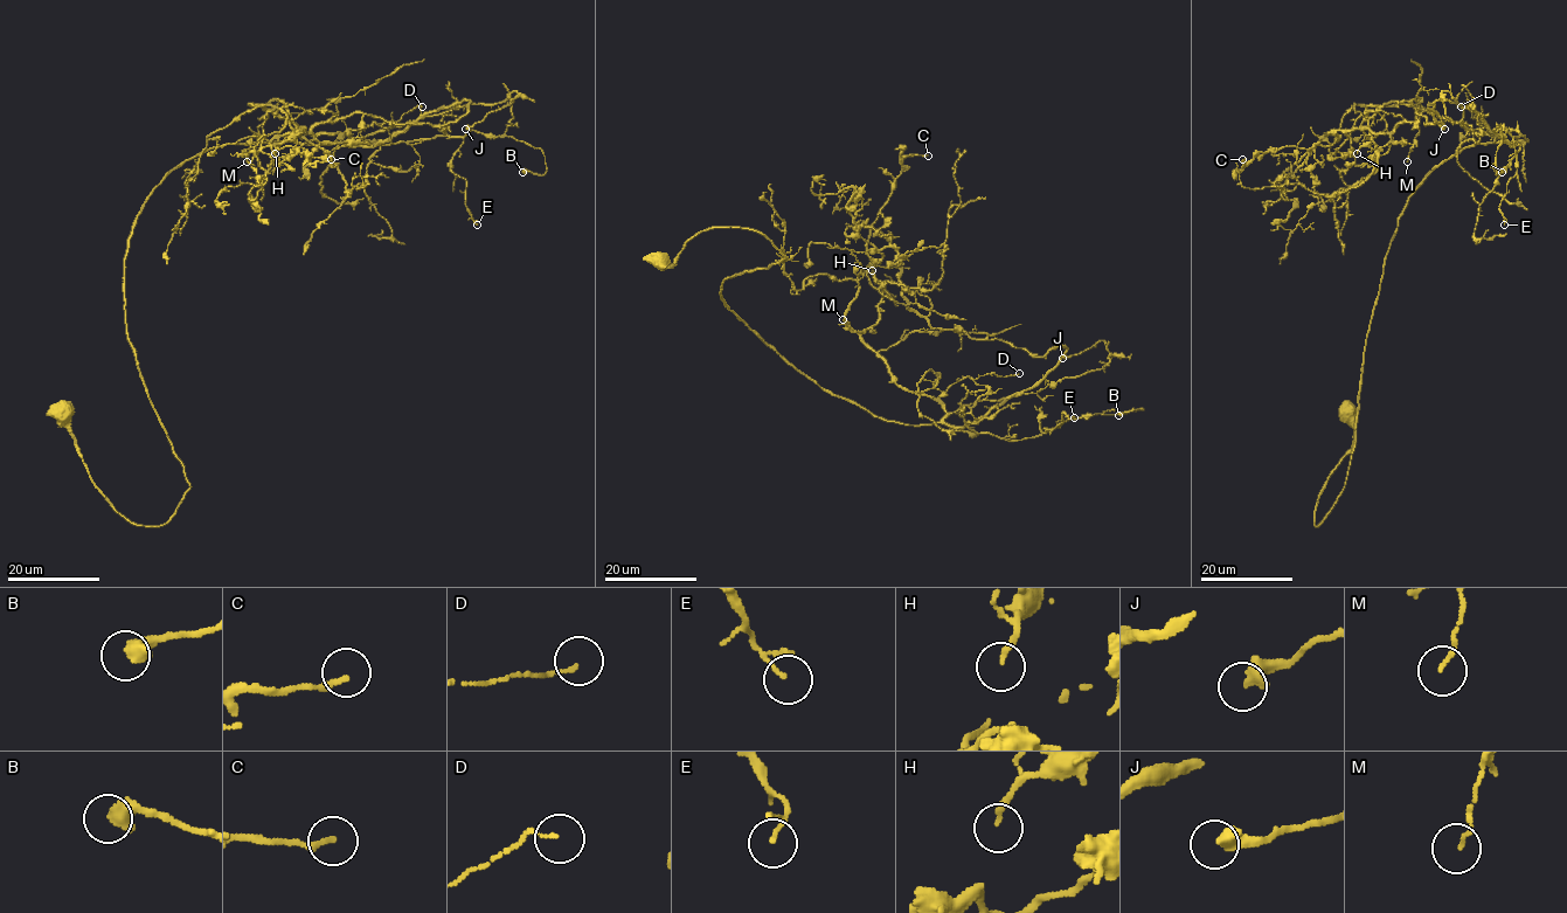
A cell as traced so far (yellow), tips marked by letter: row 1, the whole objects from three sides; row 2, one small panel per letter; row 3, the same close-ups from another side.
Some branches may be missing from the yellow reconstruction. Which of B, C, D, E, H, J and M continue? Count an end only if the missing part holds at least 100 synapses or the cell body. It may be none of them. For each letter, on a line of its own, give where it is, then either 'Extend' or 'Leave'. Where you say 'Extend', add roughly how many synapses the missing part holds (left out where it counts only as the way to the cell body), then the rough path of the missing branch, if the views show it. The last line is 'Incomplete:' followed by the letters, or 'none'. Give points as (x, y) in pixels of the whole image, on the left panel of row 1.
B: Place: (522, 172). Leave
C: Place: (331, 159). Leave
D: Place: (422, 106). Leave
E: Place: (477, 225). Leave
H: Place: (275, 153). Leave
J: Place: (465, 129). Leave
M: Place: (247, 161). Leave
Incomplete: none

